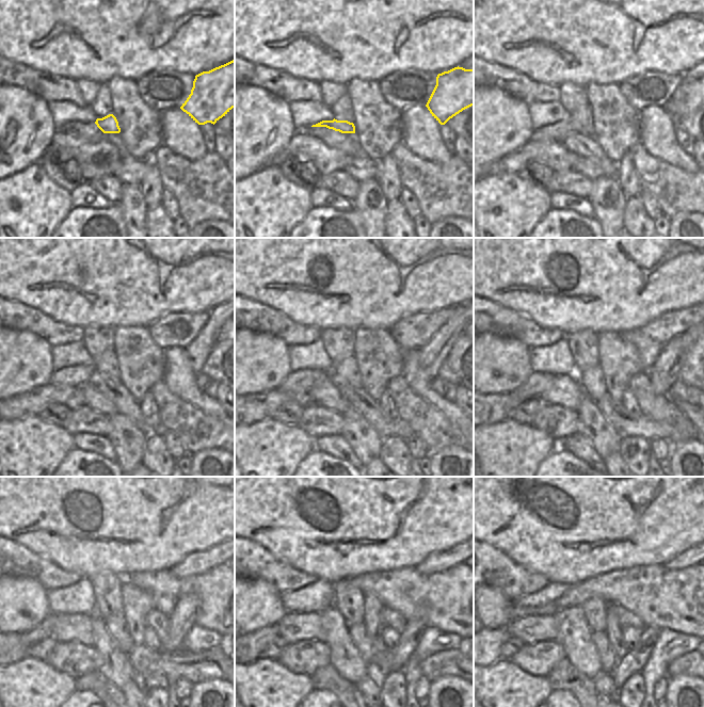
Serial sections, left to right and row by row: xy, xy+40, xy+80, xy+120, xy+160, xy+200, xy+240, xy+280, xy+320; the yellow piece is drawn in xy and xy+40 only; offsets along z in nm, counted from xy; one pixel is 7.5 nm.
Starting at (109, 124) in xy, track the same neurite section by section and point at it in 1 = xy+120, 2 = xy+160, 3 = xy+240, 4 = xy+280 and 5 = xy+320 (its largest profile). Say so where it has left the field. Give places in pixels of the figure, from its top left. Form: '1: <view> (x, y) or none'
1: xy+120 (75, 375)
2: xy+160 (301, 381)
3: xy+240 (44, 630)
4: xy+280 (256, 642)
5: xy+320 (495, 639)

